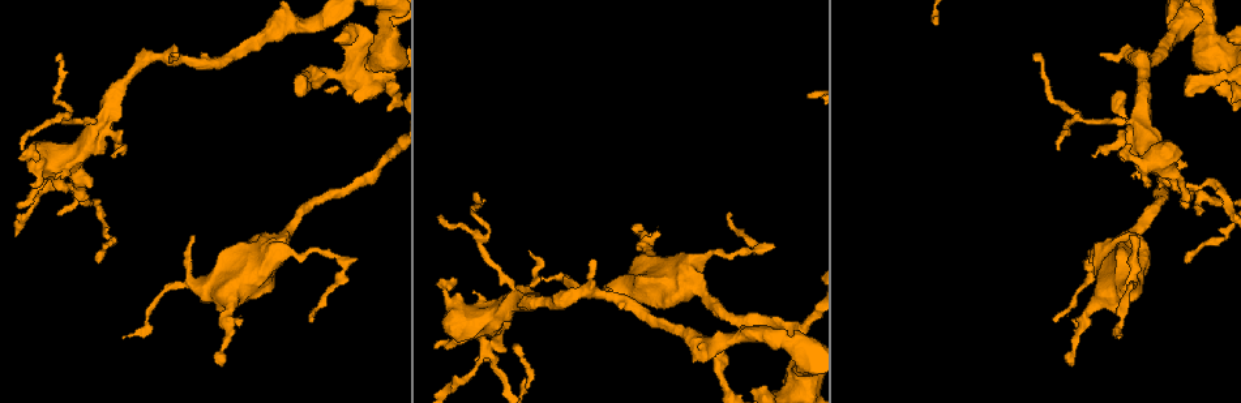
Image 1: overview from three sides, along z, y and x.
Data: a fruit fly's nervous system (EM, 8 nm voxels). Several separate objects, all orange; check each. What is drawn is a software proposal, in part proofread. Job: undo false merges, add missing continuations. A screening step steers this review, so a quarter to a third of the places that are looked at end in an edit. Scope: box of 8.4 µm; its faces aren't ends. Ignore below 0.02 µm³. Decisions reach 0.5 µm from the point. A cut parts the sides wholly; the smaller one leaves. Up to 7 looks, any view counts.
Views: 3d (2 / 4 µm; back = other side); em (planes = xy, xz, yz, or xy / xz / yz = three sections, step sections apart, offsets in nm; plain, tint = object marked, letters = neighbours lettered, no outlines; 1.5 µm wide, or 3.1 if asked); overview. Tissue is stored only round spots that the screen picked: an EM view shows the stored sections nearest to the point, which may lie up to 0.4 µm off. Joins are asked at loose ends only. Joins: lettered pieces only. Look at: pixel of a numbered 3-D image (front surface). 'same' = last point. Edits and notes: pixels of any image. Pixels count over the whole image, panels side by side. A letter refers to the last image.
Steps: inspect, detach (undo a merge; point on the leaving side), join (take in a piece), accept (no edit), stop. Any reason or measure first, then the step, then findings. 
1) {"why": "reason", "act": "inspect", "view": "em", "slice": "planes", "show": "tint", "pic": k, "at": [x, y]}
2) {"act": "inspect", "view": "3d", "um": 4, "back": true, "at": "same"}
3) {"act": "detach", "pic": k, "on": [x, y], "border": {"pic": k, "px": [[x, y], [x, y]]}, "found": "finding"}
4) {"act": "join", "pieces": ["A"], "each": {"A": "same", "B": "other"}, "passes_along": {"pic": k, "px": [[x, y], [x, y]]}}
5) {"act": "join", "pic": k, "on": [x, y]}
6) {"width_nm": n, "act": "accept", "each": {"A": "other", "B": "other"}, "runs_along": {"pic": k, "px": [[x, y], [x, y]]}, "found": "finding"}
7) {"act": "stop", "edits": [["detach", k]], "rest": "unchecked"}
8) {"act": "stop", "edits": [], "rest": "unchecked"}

{"act": "inspect", "view": "3d", "um": 4, "pic": 1, "at": [1033, 60]}

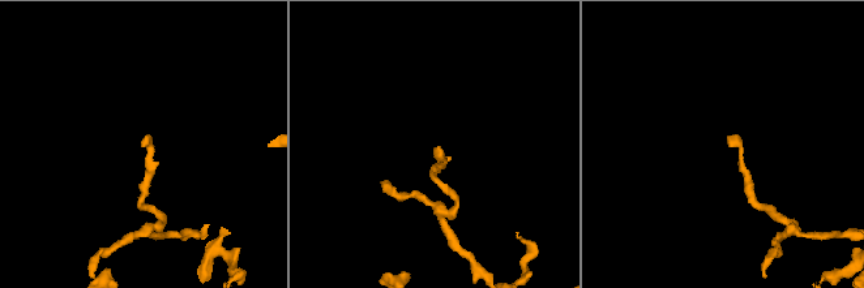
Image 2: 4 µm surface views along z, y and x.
{"why": "now the EM", "act": "inspect", "view": "em", "slice": "planes", "show": "letters", "pic": 2, "at": [728, 146]}

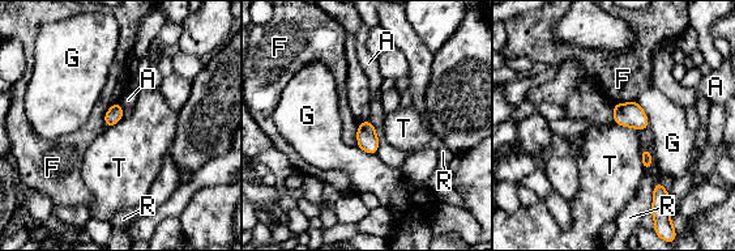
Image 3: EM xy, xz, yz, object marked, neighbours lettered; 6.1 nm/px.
{"width_nm": 100, "longest_contact_nm": ["R", 200], "act": "accept", "each": {"A": "other", "F": "other", "G": "other", "R": "other", "T": "other"}, "found": "none of them fits"}

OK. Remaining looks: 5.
{"why": "free end", "act": "inspect", "view": "3d", "um": 2, "back": true, "pic": 1, "at": [1131, 236]}

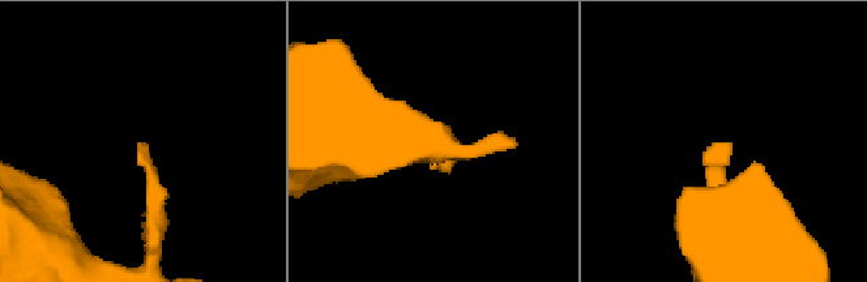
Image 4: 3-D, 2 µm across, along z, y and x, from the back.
{"why": "need the tissue", "act": "inspect", "view": "em", "slice": "xz", "step": 8, "show": "tint", "pic": 4, "at": [728, 146]}

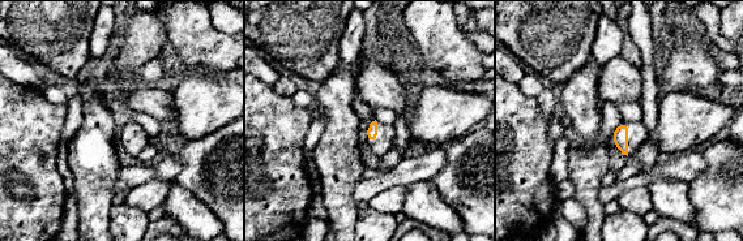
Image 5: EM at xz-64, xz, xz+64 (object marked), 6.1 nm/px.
{"why": "another direction", "act": "inspect", "view": "em", "slice": "xy", "step": 8, "show": "letters", "at": "same"}

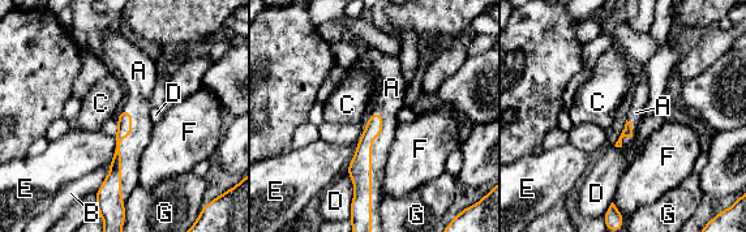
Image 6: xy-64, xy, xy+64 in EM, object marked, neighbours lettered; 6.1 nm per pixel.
{"act": "join", "pieces": ["A"], "each": {"A": "same", "B": "other", "C": "other", "D": "other", "E": "other", "F": "other", "G": "other"}, "passes_along": {"pic": 6, "px": [[360, 170], [371, 155], [381, 146]]}, "found": "it goes on there"}

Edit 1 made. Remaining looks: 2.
{"act": "stop", "edits": [["join", 6]], "rest": "unchecked"}

